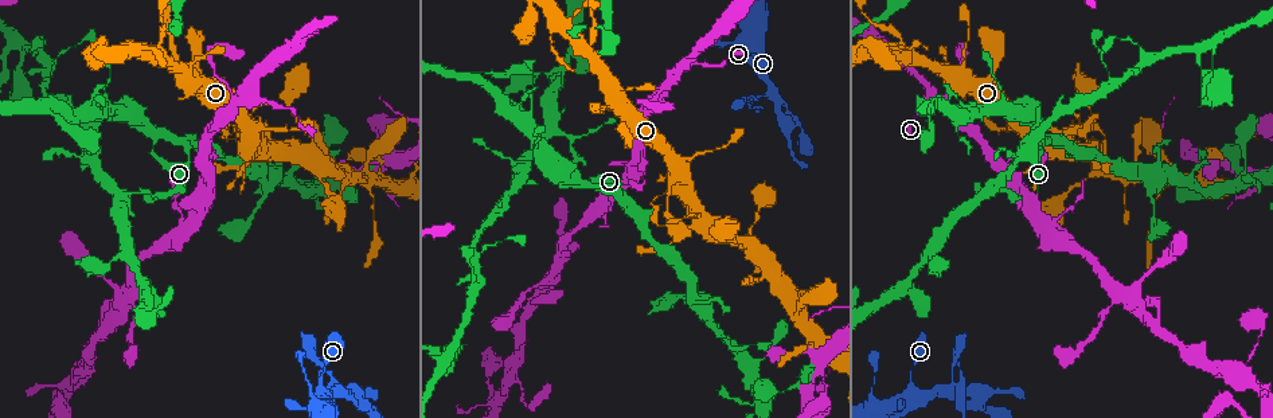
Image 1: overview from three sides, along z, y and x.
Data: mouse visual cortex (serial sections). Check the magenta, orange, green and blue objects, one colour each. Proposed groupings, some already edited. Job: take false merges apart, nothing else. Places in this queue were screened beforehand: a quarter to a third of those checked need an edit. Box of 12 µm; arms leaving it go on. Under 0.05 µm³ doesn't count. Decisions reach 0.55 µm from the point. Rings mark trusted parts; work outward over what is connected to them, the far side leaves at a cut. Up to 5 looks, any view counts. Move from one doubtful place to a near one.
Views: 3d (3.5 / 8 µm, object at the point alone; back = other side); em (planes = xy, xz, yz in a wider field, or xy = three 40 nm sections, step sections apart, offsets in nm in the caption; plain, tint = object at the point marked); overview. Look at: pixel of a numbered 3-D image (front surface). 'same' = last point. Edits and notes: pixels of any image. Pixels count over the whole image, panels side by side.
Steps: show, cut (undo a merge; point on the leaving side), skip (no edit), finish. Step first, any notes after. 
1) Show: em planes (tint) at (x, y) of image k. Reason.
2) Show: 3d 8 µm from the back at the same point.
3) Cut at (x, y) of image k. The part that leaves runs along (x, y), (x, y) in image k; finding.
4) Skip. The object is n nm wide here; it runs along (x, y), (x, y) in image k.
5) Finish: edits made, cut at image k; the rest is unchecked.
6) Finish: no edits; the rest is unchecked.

Show: 3d 3.5 µm at (387, 182) of image 1. Arms part here.

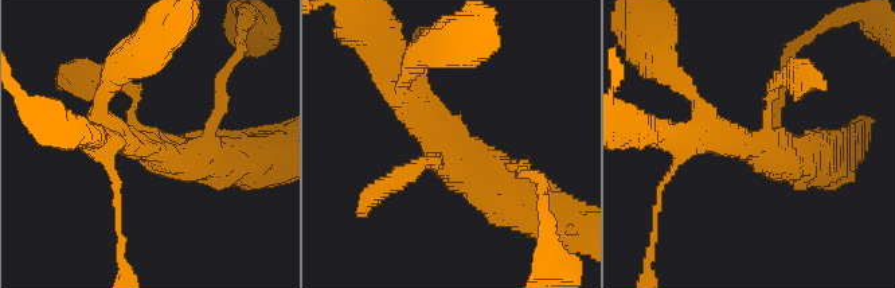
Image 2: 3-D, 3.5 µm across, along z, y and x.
Show: em xy step 3 (tint) at (762, 147) of image 2.

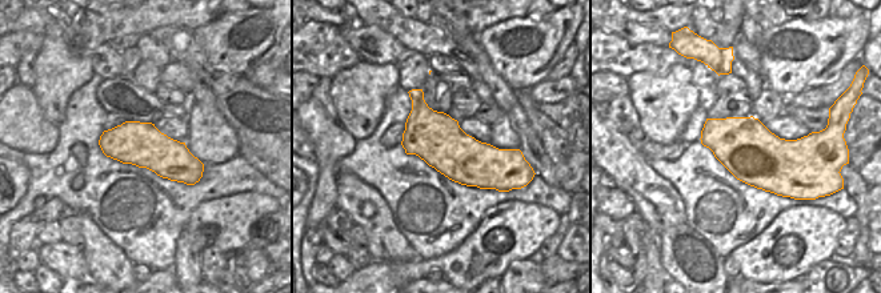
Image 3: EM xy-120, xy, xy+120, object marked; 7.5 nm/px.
Skip. The object is 380 nm wide here; it runs along (395, 85), (511, 198) in image 2; one cell here.

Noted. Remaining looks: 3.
Show: 3d 3.5 µm at (953, 390) of image 1.

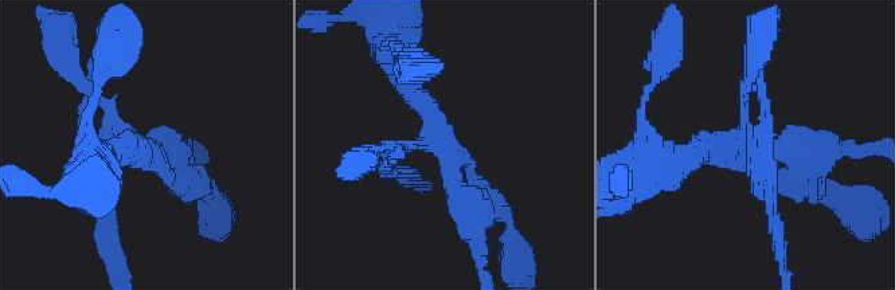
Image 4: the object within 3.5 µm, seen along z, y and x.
Show: em xy step 2 (tint) at (437, 137) of image 4.

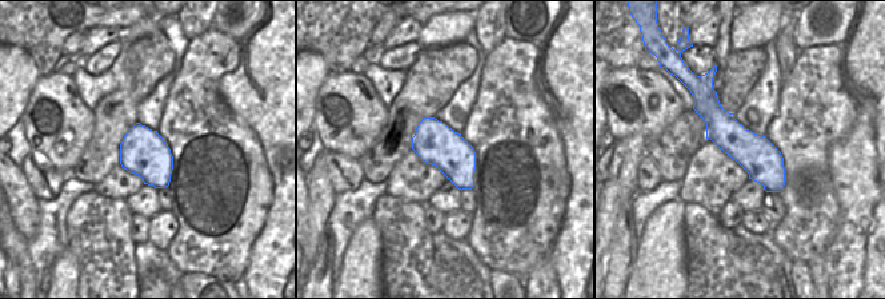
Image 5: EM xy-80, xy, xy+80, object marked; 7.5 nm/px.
Show: em xy step 1 (tint) at the same point. Another direction.

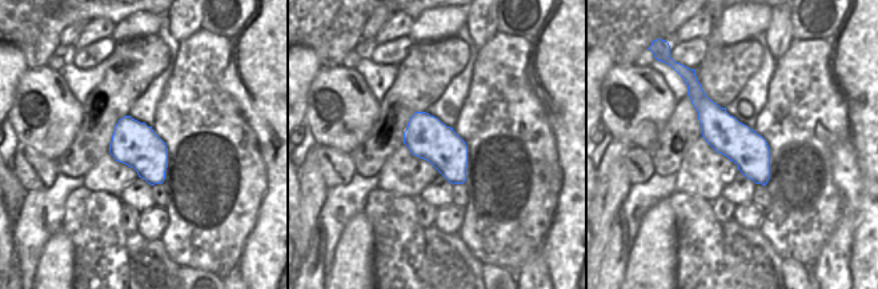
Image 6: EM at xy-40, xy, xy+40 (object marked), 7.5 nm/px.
Cut at (406, 169) of image 4. The part that leaves runs along (747, 144), (780, 226) in image 4; a second cell is stuck on.

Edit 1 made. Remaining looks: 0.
Finish: edits made, cut at image 4; the rest is unchecked.

